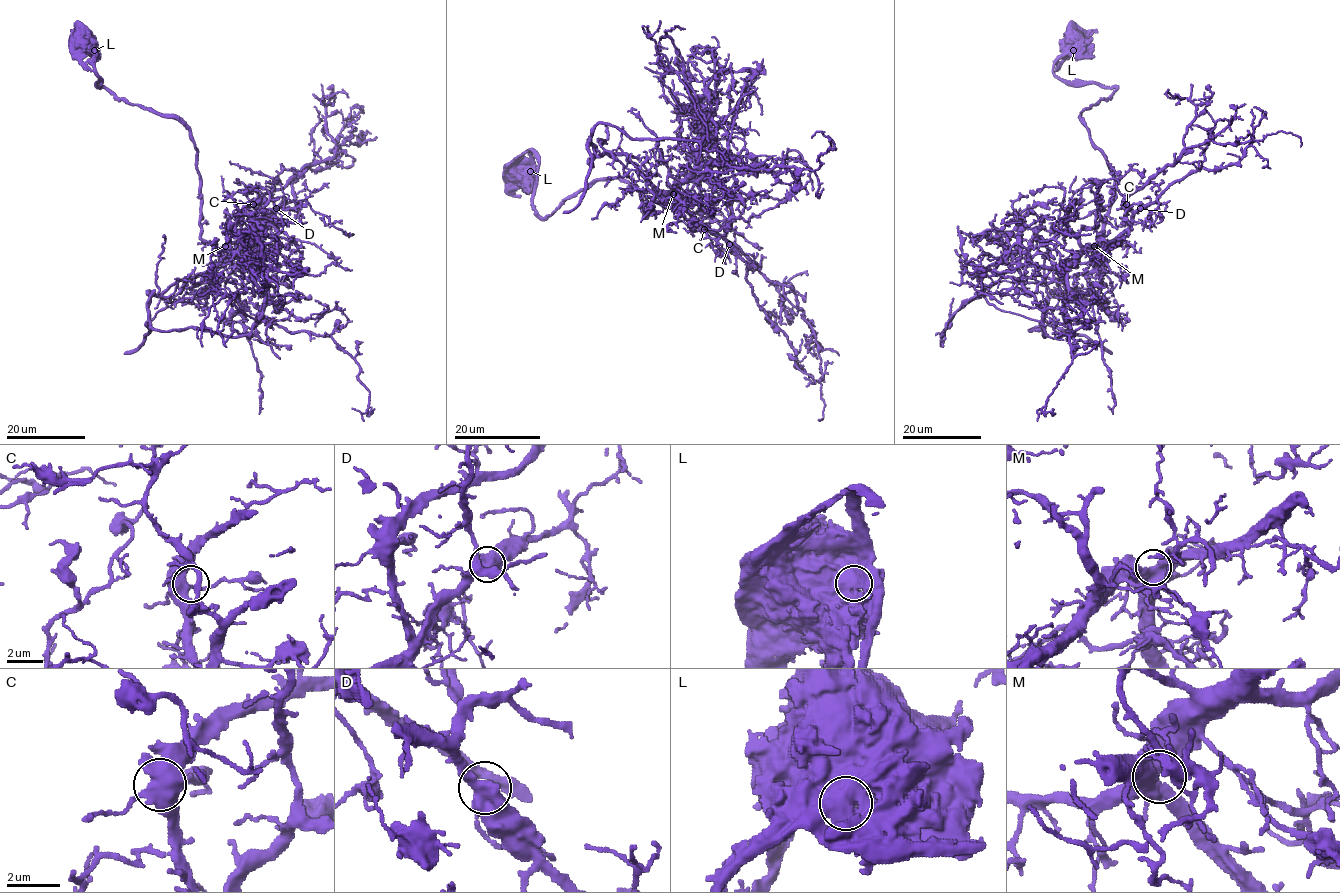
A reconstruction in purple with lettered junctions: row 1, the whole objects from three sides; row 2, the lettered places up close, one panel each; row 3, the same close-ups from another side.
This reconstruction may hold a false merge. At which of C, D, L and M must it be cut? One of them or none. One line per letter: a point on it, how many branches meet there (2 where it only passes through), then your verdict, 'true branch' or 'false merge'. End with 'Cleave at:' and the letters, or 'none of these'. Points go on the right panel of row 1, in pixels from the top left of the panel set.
C: (1126, 204) | 2 | true branch
D: (1140, 208) | 2 | true branch
L: (1073, 50) | 1 | true branch
M: (1094, 246) | 3 | true branch
Cleave at: none of these

